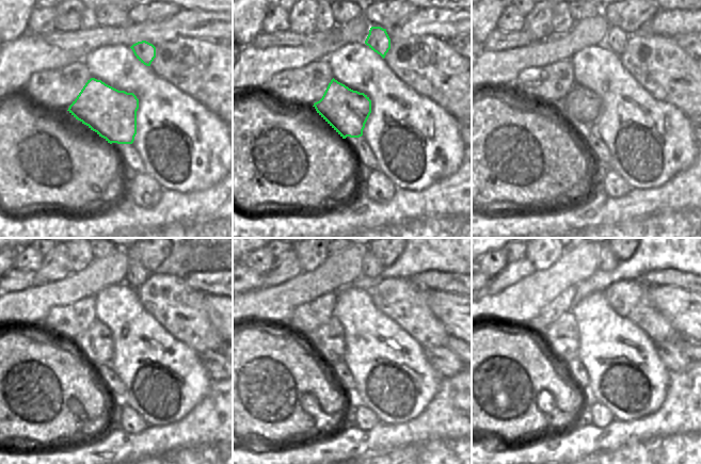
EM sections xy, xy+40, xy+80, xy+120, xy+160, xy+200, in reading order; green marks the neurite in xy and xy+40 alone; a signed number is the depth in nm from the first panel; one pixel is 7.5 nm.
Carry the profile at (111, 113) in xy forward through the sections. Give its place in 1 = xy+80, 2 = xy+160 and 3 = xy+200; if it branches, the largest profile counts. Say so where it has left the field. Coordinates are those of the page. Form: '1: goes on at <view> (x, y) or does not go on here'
1: goes on at xy+80 (582, 106)
2: goes on at xy+160 (335, 352)
3: goes on at xy+200 (572, 351)

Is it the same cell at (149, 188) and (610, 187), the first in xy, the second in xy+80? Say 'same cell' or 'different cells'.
same cell

